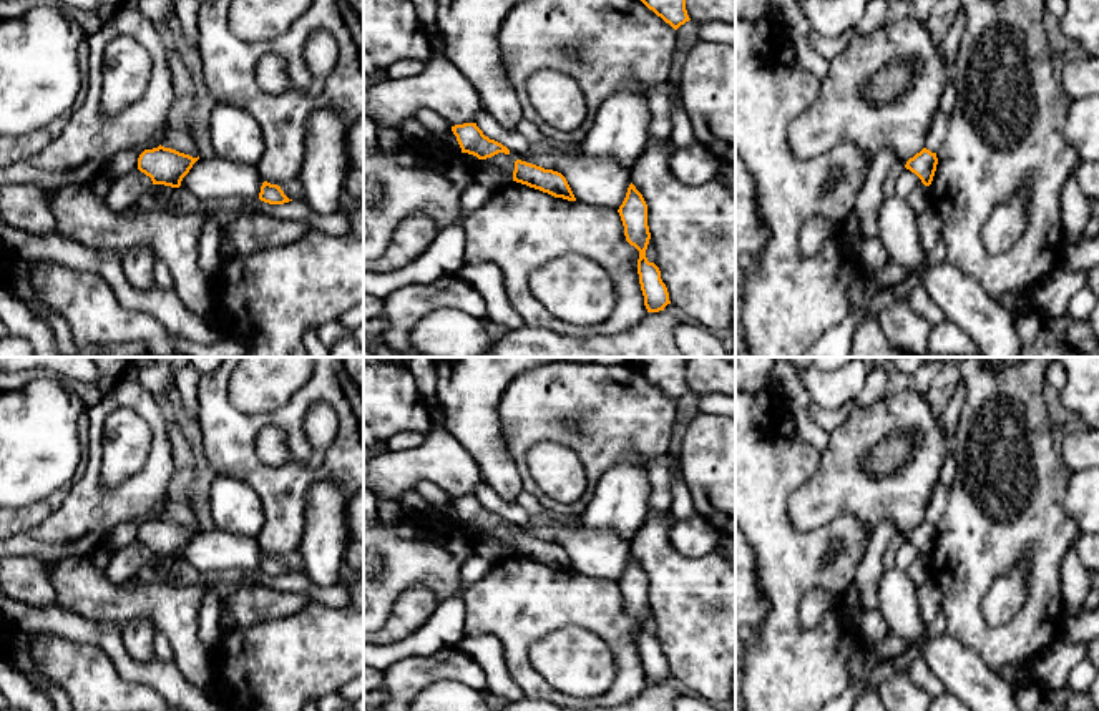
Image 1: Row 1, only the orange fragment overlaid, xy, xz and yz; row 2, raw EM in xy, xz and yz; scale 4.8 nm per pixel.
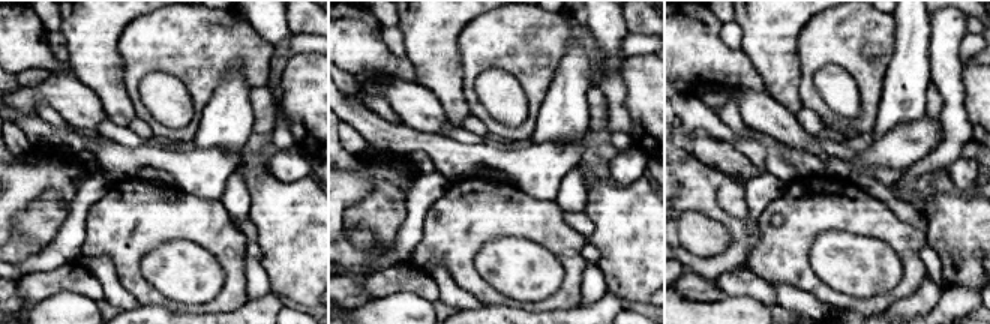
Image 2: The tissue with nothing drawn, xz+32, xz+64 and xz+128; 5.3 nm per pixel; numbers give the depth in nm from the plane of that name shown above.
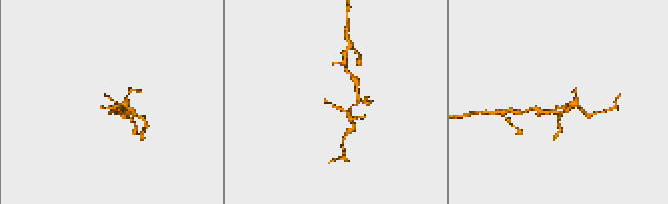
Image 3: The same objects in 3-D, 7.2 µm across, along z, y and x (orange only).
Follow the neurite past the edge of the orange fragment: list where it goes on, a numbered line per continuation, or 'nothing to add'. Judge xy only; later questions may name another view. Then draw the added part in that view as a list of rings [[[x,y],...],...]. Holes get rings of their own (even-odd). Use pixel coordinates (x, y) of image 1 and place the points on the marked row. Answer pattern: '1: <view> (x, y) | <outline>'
nothing to add

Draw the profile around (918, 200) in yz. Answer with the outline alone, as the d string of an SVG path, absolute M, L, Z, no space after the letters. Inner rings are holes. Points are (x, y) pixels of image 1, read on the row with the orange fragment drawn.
M920 184L915 188L906 198L906 203L913 208L916 214L923 213L926 208L931 206L930 188Z

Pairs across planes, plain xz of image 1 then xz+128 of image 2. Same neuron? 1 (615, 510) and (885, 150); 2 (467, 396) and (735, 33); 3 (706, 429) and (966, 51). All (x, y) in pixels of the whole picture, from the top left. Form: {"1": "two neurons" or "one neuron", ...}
{"1": "two neurons", "2": "two neurons", "3": "two neurons"}

